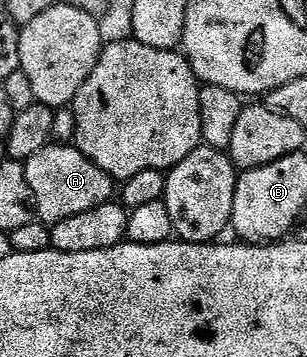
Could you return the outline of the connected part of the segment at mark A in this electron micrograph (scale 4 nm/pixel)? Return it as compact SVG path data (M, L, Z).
M49 143L42 150L36 151L24 164L28 175L28 187L32 187L34 196L34 212L45 225L55 225L60 223L60 219L80 215L80 211L92 211L92 207L100 207L115 196L114 178L108 176L100 167L96 167L96 163L92 163L92 159L85 157L73 144Z

